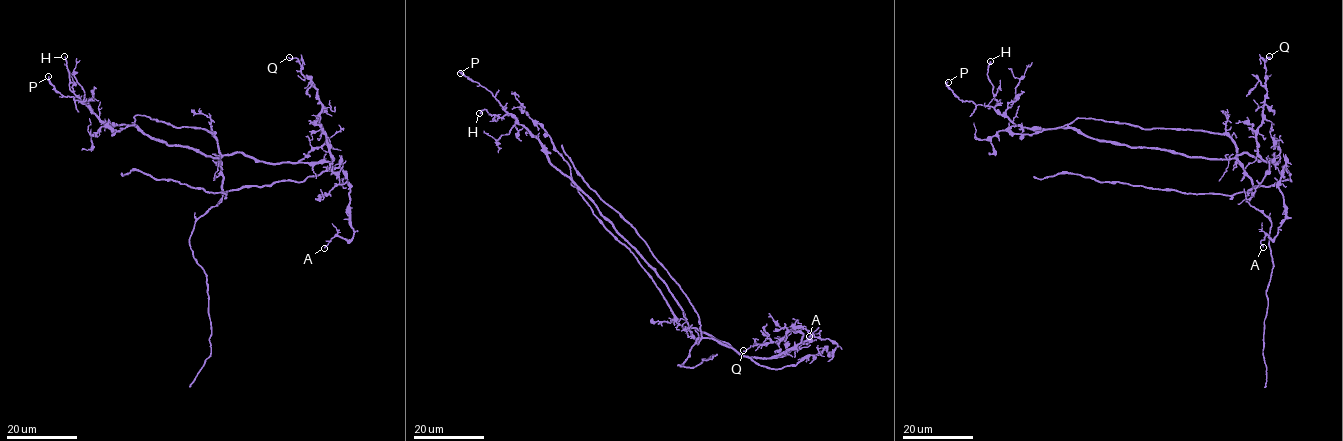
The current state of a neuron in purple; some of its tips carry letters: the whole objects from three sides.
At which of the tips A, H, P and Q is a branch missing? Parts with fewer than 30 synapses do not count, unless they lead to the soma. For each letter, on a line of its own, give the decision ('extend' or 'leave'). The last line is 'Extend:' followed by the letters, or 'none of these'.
A: leave
H: leave
P: leave
Q: leave
Extend: none of these

